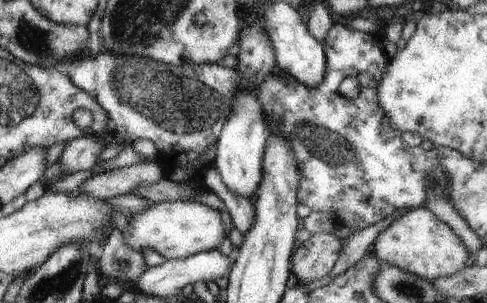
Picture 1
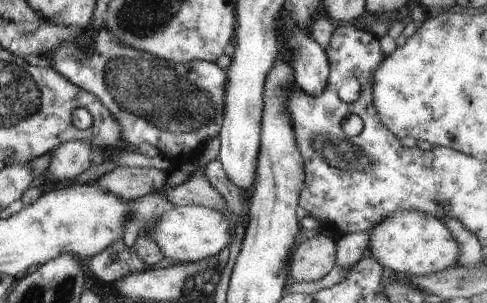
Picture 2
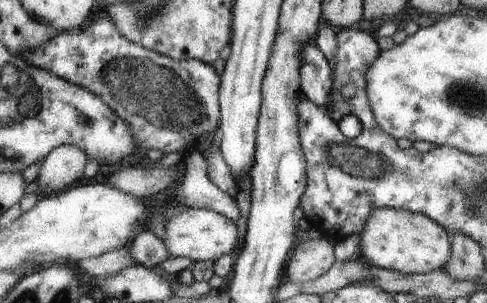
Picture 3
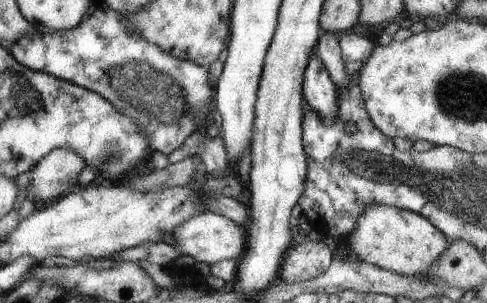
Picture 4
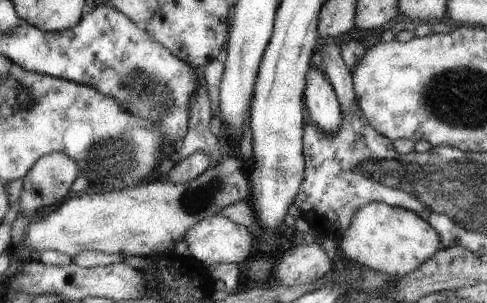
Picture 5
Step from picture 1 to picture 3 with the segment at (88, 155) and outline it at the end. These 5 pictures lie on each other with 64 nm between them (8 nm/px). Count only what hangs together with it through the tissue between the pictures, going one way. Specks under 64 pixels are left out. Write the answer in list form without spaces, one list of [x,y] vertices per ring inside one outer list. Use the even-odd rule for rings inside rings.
[[[59,146],[51,150],[39,166],[35,186],[37,192],[57,194],[63,186],[79,184],[83,180],[83,168],[89,156],[77,146]]]

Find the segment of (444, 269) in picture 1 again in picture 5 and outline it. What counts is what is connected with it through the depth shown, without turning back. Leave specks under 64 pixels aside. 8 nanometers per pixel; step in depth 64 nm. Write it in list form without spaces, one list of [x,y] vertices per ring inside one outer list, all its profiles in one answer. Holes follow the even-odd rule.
[[[369,202],[361,206],[355,216],[351,216],[349,228],[337,236],[337,246],[351,264],[387,274],[391,278],[401,278],[429,260],[441,248],[441,240],[435,228],[419,214],[381,202]]]

